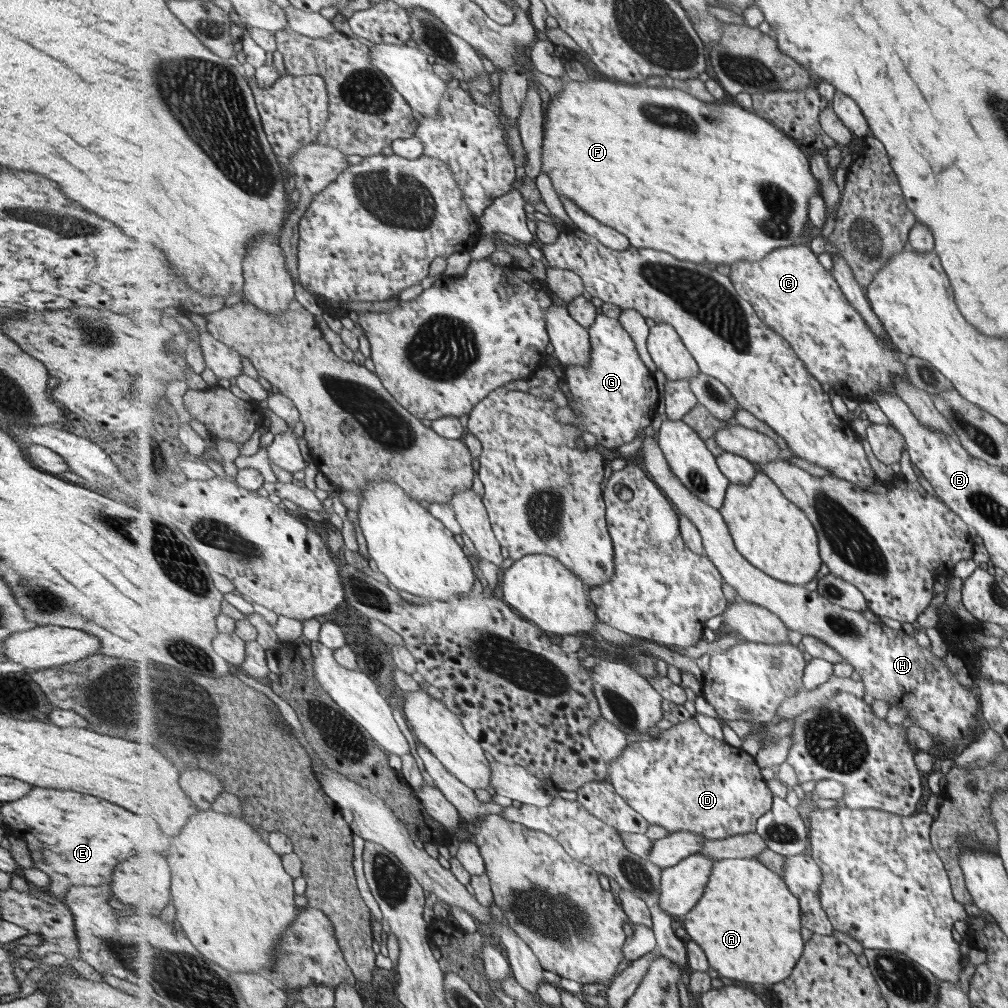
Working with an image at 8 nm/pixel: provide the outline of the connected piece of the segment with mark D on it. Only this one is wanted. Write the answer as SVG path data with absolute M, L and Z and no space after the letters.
M694 716L671 729L661 730L658 737L637 742L630 740L623 755L610 764L609 782L650 825L663 826L669 833L688 831L707 839L721 840L756 833L759 819L773 808L774 794L759 768L755 756L705 733Z

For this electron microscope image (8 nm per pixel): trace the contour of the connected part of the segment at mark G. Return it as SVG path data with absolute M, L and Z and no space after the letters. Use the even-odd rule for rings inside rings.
M599 312L589 332L592 351L590 364L565 365L561 386L569 408L582 422L576 427L593 434L599 445L617 449L621 444L633 442L643 428L654 426L661 394L651 369L643 364L635 342L617 318L609 318Z

